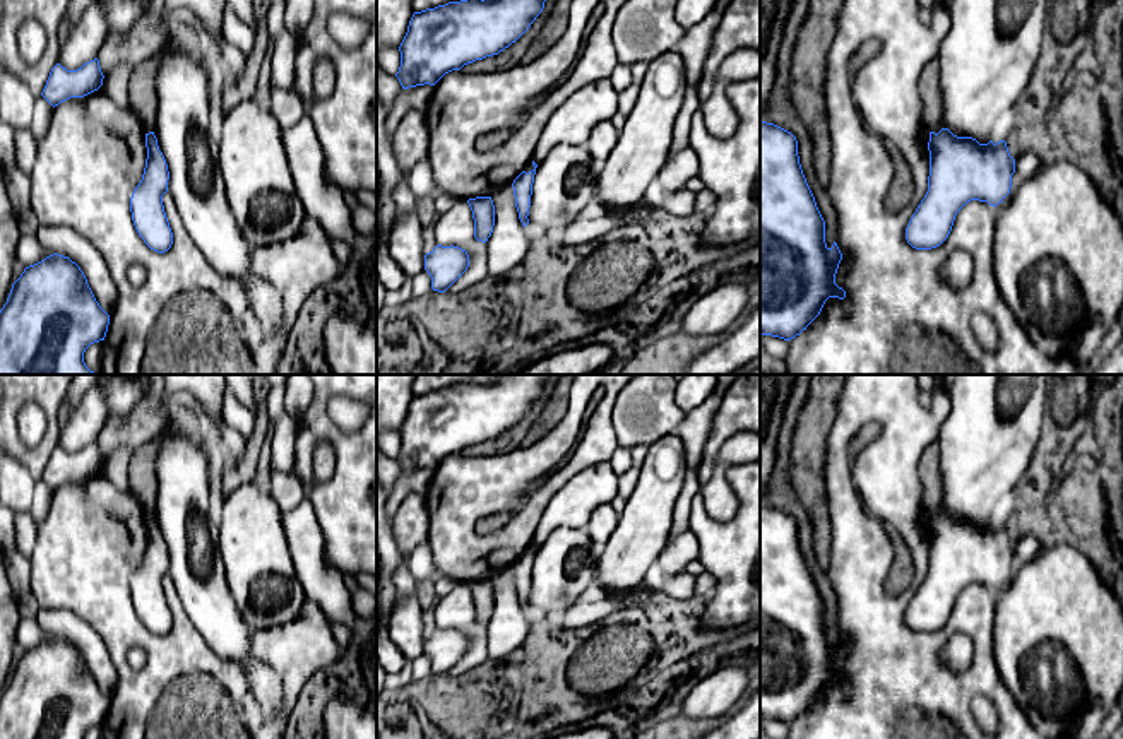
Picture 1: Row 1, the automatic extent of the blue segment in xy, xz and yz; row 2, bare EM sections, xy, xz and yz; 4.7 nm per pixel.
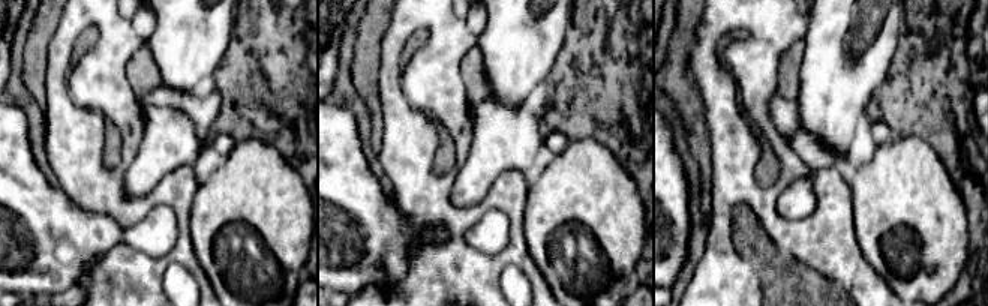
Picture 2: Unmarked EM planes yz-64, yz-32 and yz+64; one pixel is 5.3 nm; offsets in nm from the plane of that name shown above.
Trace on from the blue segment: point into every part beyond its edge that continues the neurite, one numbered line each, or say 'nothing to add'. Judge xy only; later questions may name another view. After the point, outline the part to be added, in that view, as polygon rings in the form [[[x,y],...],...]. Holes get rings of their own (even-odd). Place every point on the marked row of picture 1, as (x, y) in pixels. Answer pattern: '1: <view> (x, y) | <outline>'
nothing to add

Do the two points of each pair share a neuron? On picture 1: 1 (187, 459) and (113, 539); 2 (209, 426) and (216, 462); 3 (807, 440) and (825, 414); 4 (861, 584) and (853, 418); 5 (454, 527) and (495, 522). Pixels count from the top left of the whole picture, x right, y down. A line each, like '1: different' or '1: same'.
1: different
2: same
3: same
4: same
5: different

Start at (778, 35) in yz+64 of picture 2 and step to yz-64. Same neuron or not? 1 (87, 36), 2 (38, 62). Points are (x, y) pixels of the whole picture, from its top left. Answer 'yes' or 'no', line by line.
1: no
2: no

